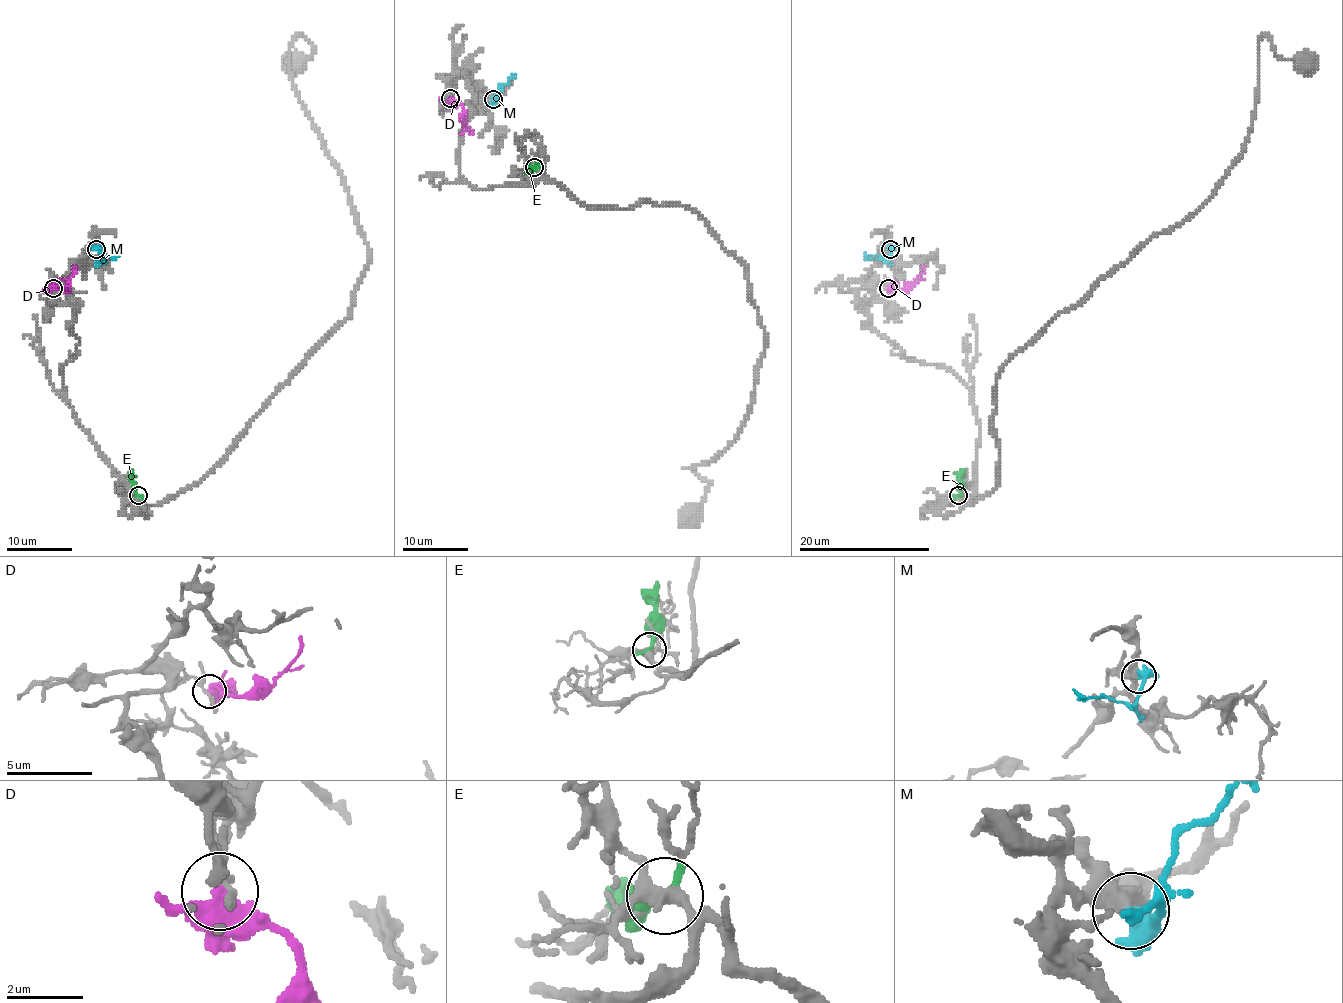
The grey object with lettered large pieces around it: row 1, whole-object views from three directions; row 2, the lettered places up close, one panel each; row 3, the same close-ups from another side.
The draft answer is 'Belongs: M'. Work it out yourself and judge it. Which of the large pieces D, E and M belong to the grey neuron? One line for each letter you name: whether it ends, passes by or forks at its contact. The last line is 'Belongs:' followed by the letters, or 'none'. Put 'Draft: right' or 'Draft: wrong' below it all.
M: it ends
Belongs: M
Draft: right

